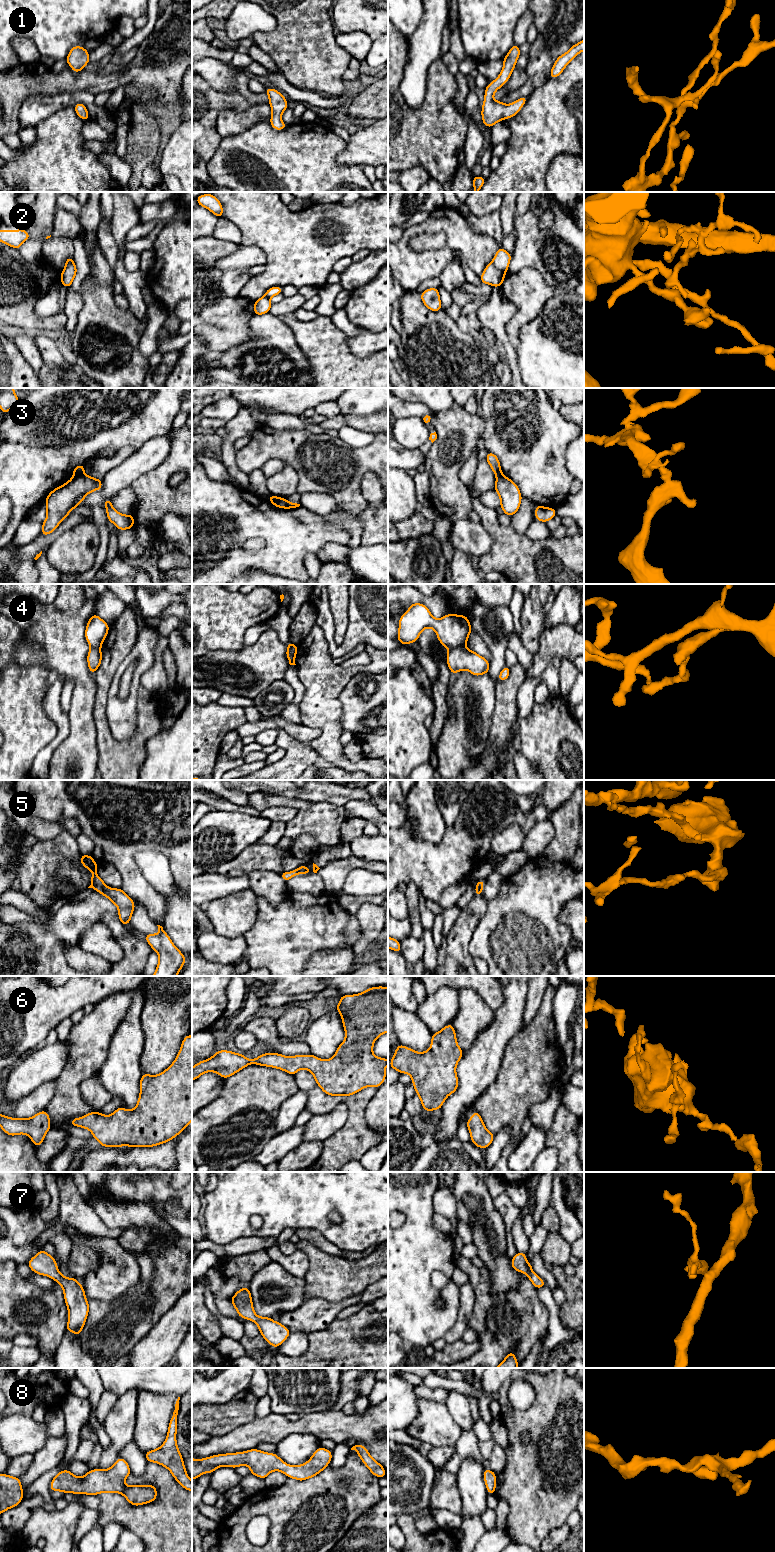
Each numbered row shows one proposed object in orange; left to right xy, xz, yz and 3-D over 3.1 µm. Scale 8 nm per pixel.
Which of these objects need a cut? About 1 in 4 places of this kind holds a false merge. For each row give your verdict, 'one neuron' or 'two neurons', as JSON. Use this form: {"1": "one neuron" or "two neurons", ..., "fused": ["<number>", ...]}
{"1": "one neuron", "2": "two neurons", "3": "two neurons", "4": "two neurons", "5": "one neuron", "6": "one neuron", "7": "one neuron", "8": "one neuron", "fused": ["2", "3", "4"]}

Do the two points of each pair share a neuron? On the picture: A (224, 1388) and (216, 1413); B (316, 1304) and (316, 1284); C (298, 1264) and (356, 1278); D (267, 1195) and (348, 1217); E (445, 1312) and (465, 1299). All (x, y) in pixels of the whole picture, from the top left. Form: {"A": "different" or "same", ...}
{"A": "different", "B": "different", "C": "different", "D": "same", "E": "different"}

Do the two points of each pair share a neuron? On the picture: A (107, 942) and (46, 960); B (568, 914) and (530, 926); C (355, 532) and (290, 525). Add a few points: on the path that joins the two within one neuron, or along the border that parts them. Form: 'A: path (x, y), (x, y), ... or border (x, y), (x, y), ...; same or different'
A: border (79, 942), (78, 945); different
B: border (571, 899), (562, 907), (558, 919), (572, 936); different
C: border (326, 522), (348, 532), (349, 540), (346, 545); different

